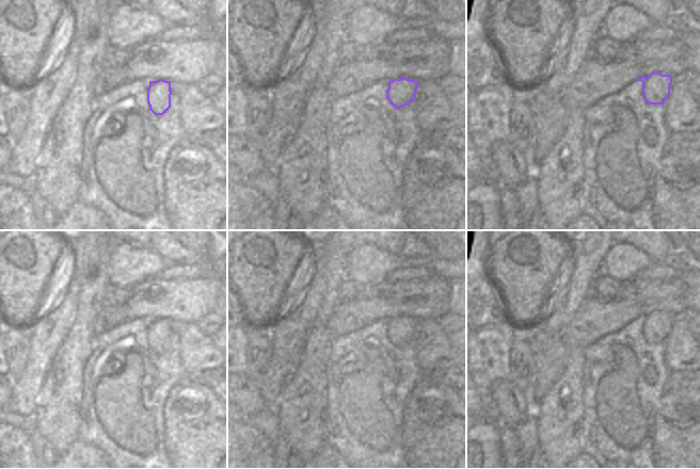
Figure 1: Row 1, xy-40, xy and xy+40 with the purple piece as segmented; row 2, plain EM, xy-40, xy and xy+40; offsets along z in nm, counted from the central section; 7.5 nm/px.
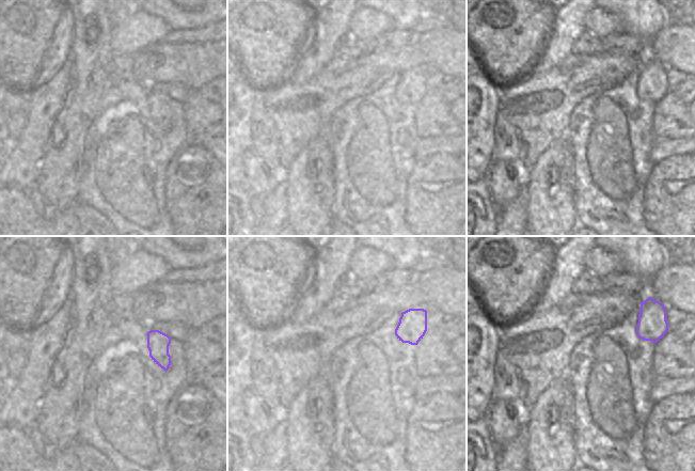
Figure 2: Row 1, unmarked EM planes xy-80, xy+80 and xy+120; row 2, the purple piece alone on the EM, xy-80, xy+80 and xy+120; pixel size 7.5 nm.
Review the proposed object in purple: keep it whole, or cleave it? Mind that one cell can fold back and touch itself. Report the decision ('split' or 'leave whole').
leave whole

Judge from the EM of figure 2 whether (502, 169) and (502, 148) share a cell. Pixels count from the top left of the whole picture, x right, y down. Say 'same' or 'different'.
different

